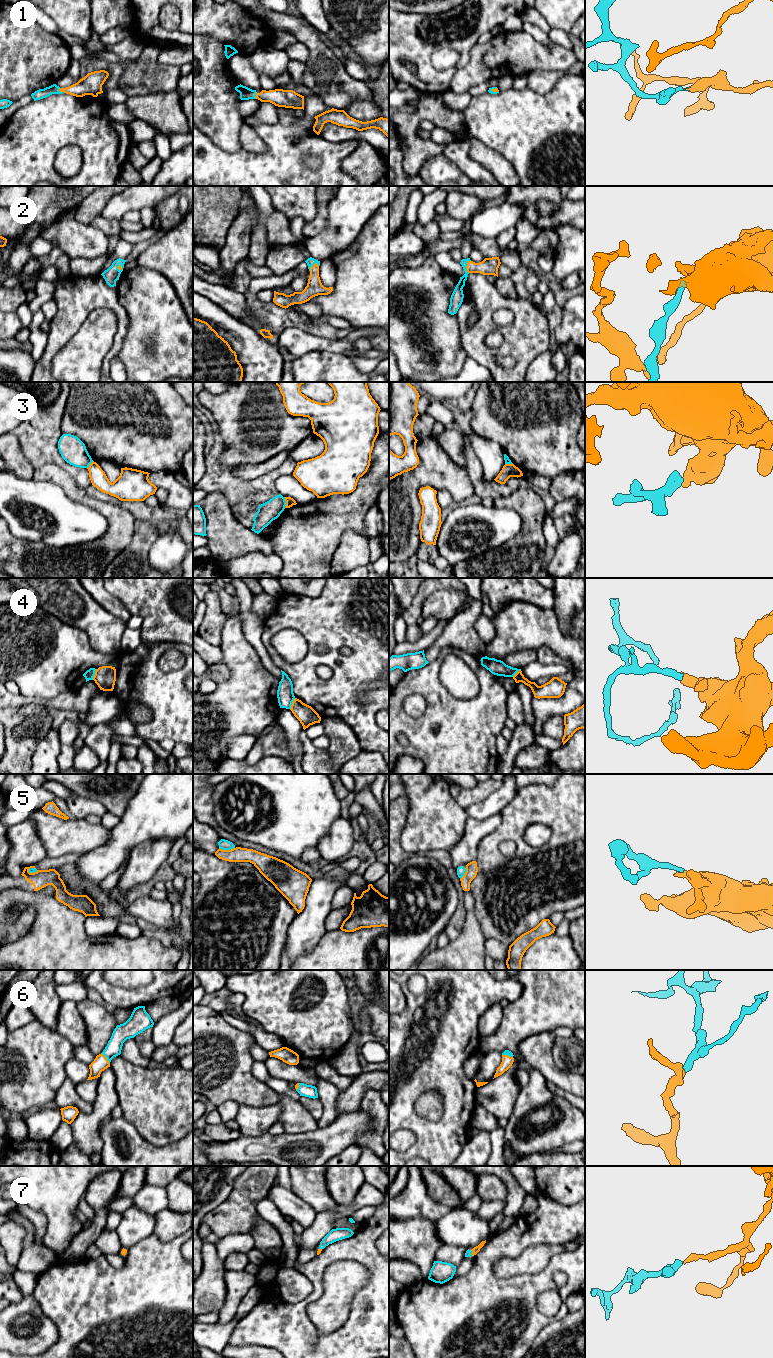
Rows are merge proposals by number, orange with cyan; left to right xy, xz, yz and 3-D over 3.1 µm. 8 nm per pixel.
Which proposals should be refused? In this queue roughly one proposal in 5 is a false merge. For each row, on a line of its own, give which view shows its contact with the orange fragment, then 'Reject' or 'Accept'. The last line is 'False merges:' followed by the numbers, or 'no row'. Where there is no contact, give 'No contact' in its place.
1: Touches orange in xy. Accept
2: Touches orange in yz. Accept
3: Touches orange in xz. Reject
4: Touches orange in xy. Reject
5: Touches orange in xz. Reject
6: Touches orange in xy. Accept
7: Touches orange in yz. Accept
False merges: 3, 4, 5

